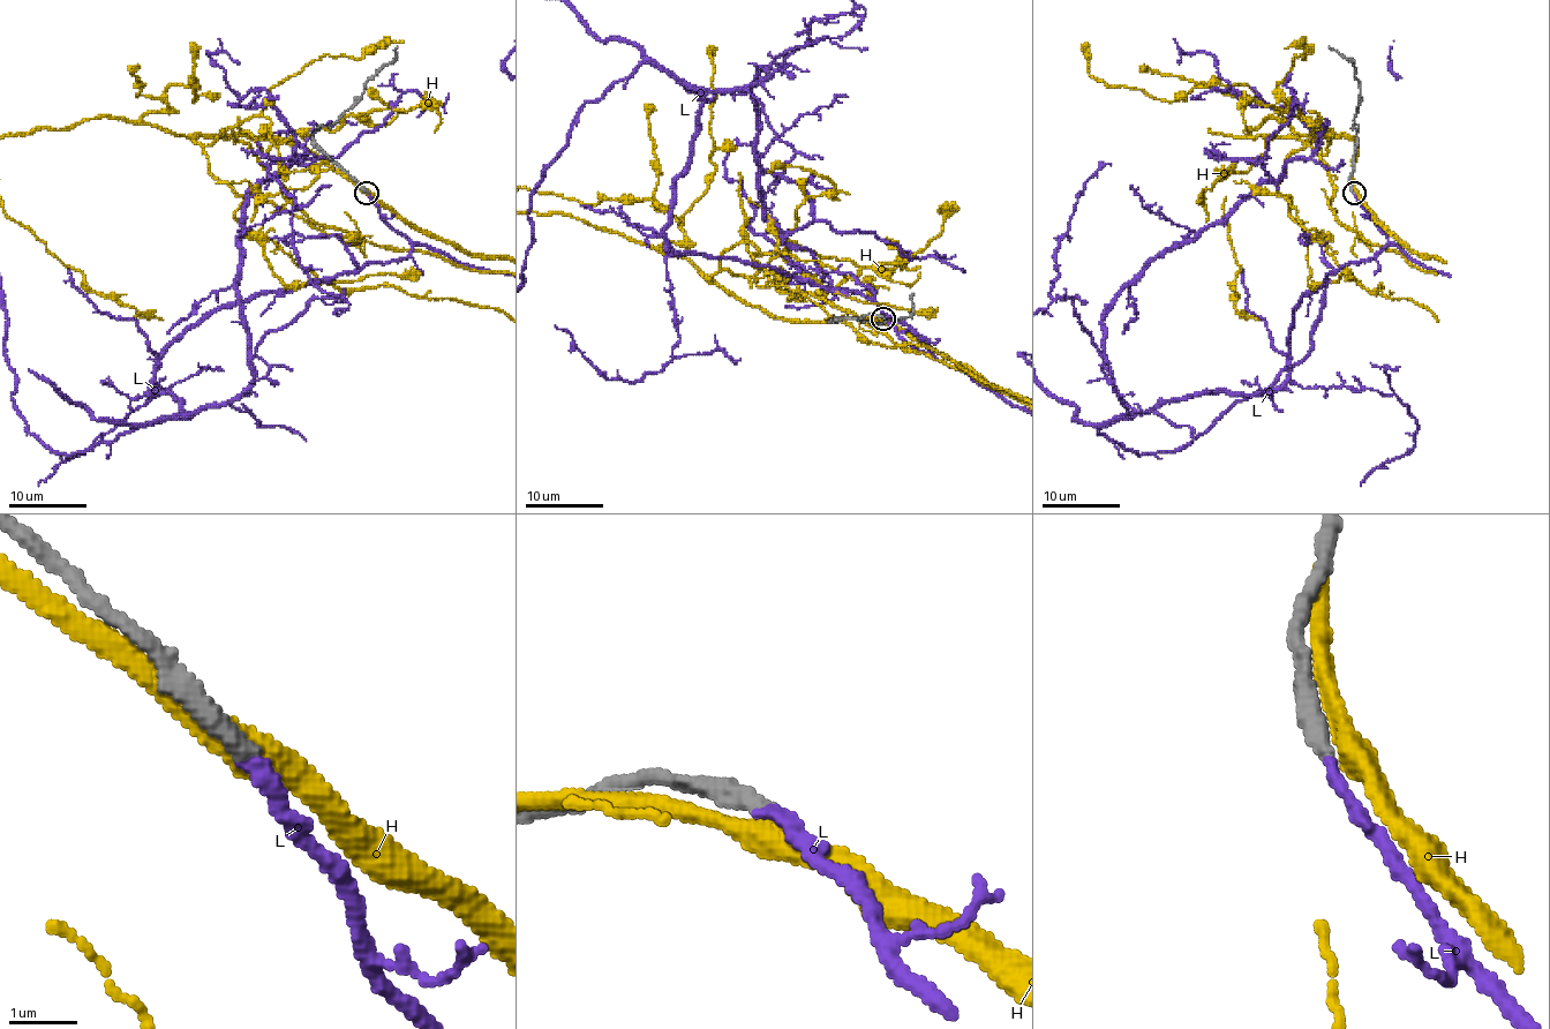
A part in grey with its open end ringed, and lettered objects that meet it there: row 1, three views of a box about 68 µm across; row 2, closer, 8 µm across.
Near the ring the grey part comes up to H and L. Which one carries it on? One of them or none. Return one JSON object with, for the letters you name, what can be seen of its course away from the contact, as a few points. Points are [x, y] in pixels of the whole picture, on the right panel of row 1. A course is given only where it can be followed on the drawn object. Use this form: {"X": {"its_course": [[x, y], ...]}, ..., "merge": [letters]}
{"L": {"its_course": [[1352, 193], [1387, 239], [1294, 306], [1288, 376], [1098, 430], [1182, 449], [1311, 345], [1329, 218], [1250, 97]]}, "merge": ["L"]}

